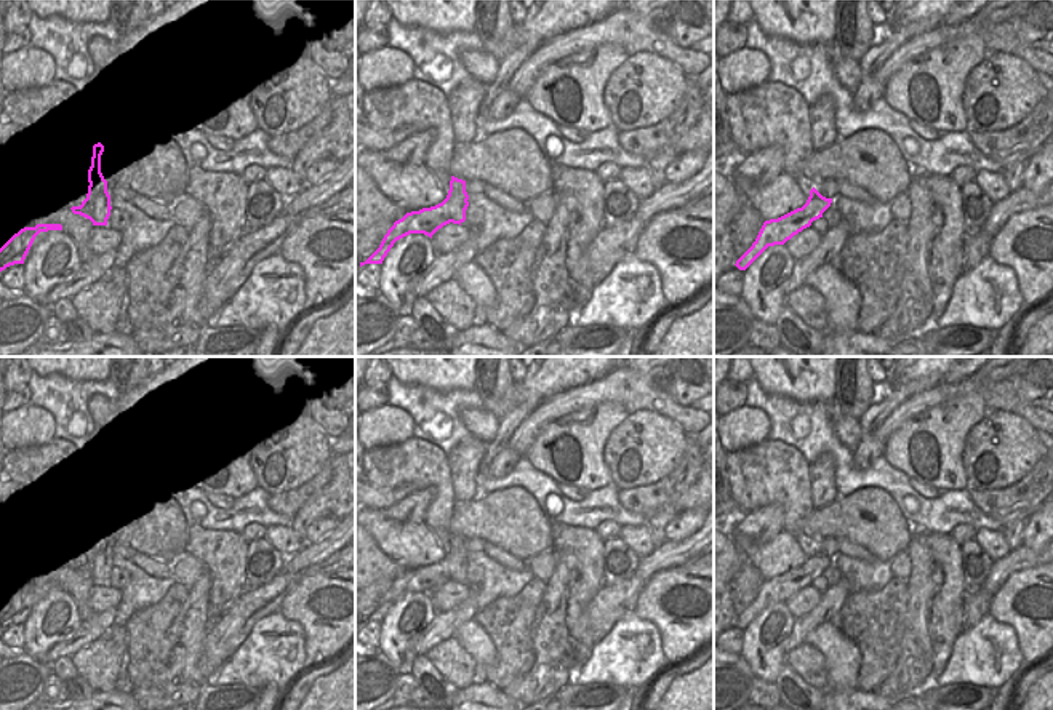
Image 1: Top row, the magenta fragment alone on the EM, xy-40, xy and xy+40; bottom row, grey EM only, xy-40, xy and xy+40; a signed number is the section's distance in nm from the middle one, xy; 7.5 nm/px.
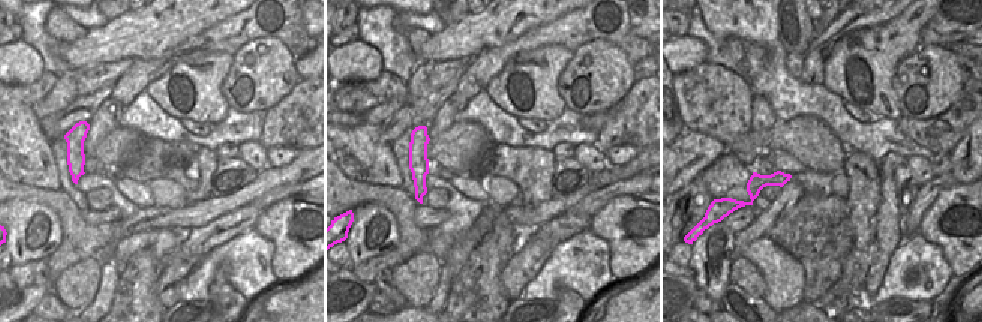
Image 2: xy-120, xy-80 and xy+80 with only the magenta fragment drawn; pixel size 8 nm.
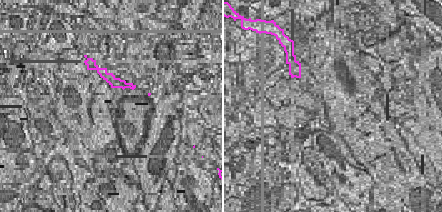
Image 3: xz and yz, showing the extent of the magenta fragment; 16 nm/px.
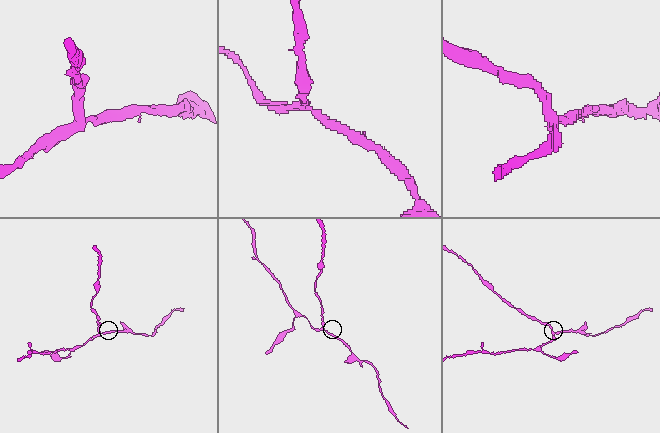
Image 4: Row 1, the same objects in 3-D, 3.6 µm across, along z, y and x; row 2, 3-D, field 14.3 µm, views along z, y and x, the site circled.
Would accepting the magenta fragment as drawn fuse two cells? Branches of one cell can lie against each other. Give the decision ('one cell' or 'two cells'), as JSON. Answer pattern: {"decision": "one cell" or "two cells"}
{"decision": "two cells"}

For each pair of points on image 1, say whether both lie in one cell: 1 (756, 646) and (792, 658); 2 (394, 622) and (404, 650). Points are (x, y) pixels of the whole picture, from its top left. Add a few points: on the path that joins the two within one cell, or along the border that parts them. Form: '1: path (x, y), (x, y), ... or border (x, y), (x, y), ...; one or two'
1: border (784, 653), (786, 661); two
2: path (399, 629), (399, 643); one

